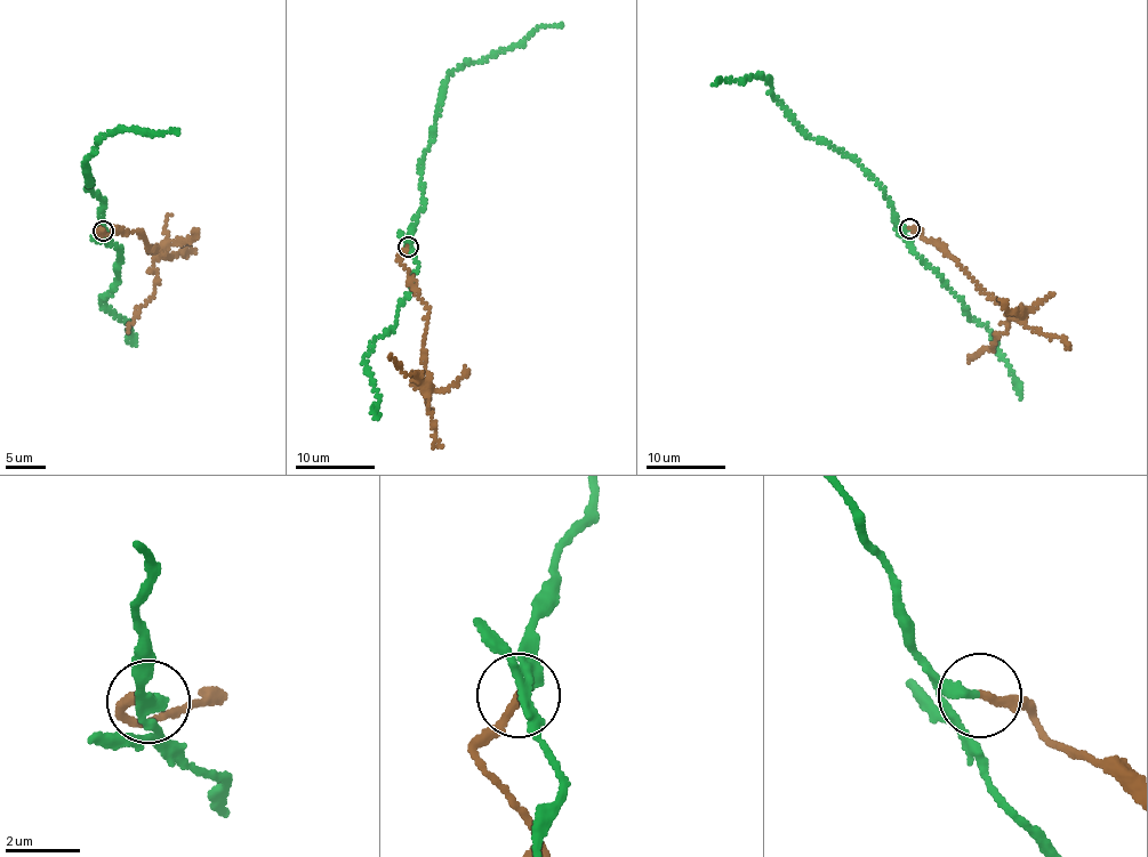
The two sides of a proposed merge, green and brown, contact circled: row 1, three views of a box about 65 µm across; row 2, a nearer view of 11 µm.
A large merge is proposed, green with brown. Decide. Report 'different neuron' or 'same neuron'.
different neuron

